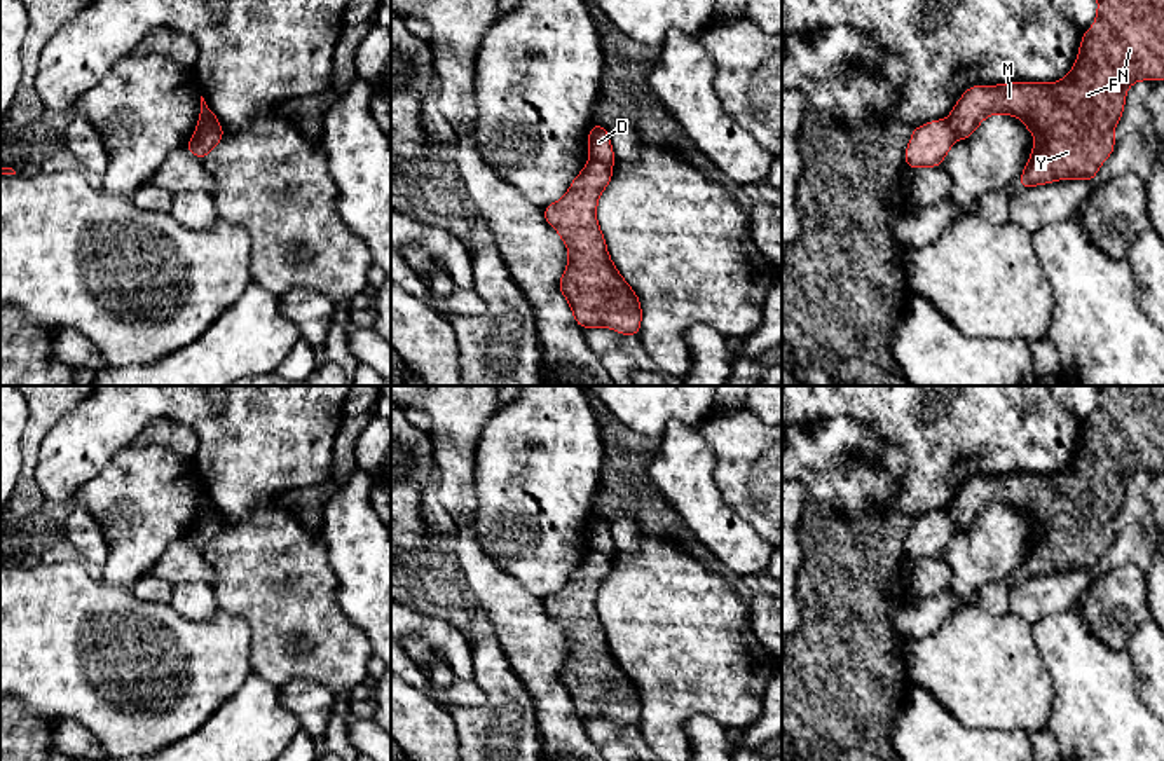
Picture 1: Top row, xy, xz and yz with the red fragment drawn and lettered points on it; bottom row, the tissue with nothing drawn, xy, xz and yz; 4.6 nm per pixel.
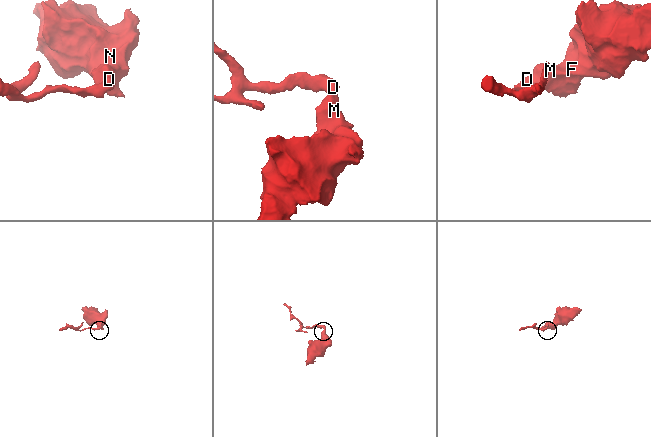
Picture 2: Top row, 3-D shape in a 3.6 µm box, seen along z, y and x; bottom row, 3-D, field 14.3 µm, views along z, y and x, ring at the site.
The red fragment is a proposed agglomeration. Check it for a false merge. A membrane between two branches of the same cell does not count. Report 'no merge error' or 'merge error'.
merge error

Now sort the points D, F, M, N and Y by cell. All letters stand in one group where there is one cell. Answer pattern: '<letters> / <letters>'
D / F M N Y

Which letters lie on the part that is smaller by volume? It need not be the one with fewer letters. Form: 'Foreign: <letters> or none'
Foreign: D

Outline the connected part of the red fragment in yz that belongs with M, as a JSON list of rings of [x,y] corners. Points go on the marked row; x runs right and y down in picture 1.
[[[1098,0],[1098,14],[1085,30],[1072,72],[1058,82],[972,86],[948,117],[958,140],[967,140],[993,113],[1021,119],[1035,134],[1035,147],[1019,187],[1056,180],[1094,180],[1115,148],[1113,127],[1124,113],[1126,93],[1138,80],[1164,79],[1164,0]]]

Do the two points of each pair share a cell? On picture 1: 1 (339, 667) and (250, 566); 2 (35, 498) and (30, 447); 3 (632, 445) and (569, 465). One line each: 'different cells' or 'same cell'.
1: same cell
2: same cell
3: different cells

